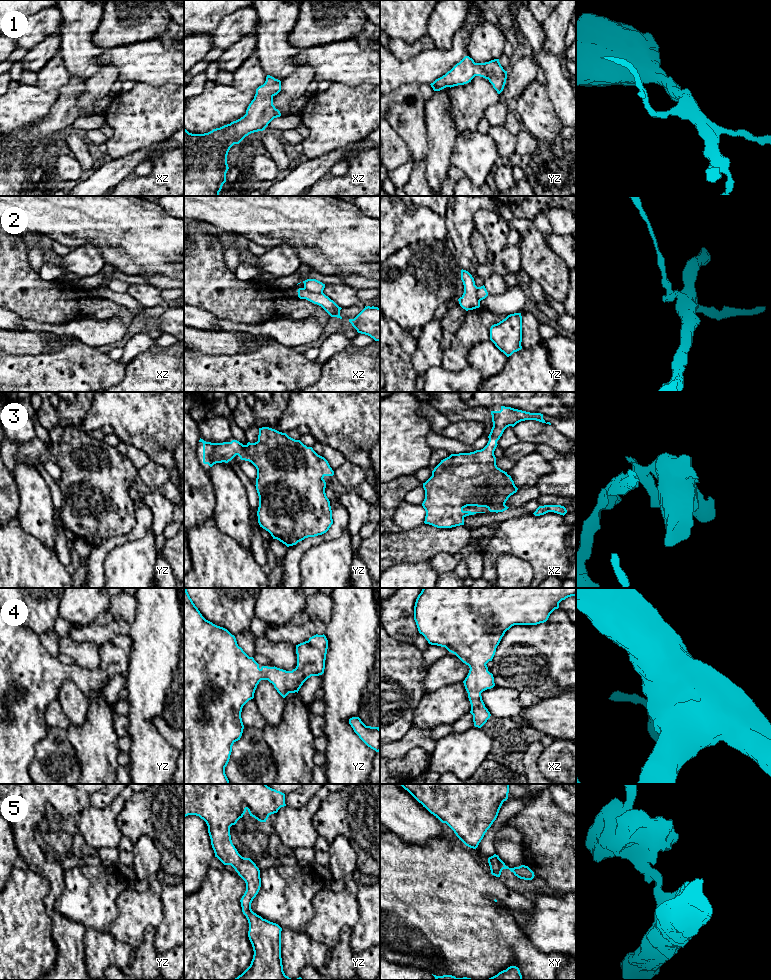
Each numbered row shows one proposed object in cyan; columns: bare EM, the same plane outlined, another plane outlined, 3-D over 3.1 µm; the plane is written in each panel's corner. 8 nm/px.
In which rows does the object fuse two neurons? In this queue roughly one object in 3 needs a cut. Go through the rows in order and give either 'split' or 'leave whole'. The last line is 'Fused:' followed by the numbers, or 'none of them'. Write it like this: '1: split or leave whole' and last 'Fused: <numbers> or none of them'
1: leave whole
2: split
3: leave whole
4: leave whole
5: leave whole
Fused: 2

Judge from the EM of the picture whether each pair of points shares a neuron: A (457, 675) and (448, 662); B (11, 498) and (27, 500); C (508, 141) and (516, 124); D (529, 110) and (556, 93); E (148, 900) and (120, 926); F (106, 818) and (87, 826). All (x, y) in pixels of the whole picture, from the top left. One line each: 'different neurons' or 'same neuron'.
A: same neuron
B: different neurons
C: different neurons
D: different neurons
E: same neuron
F: same neuron

